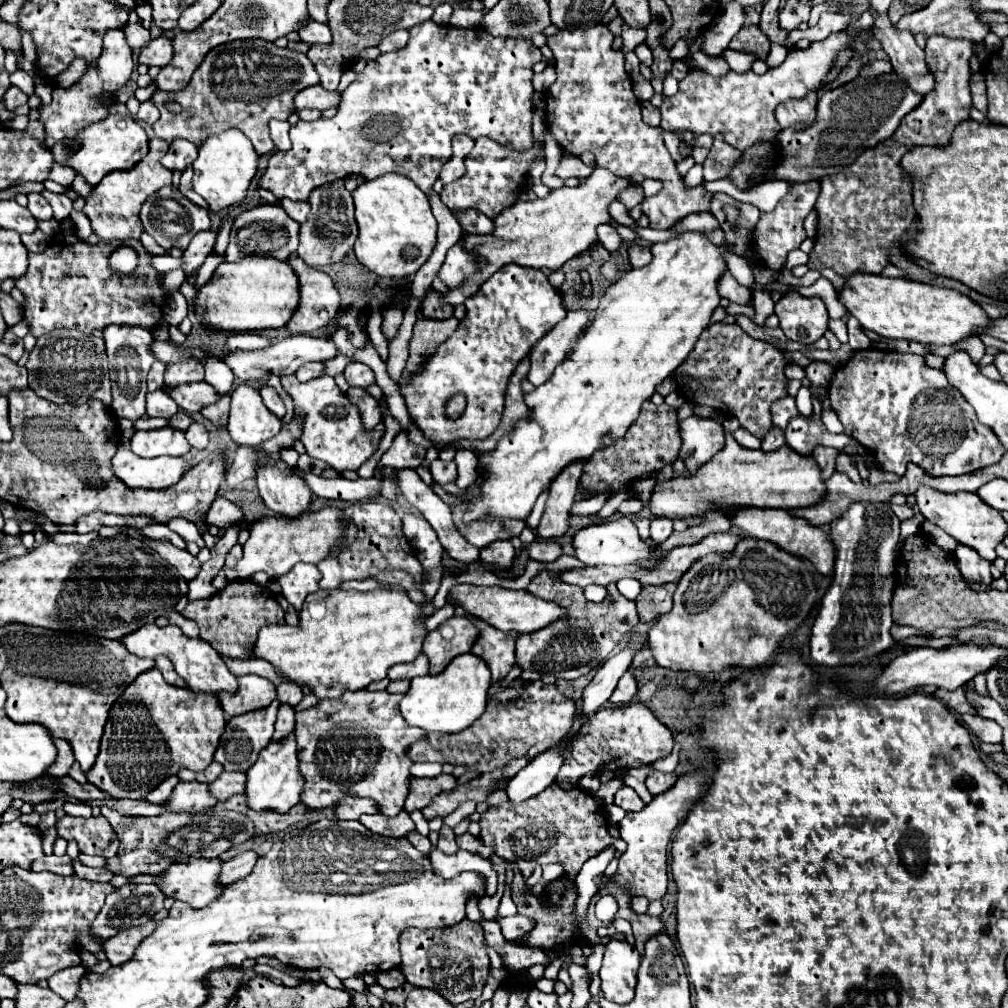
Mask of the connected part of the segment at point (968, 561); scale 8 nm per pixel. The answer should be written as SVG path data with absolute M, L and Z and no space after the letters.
M957 545L957 549L953 553L957 557L961 577L965 579L967 585L971 585L971 583L991 585L993 583L993 575L989 571L991 565L983 557L979 557L979 553L975 553L975 549L971 549L967 545Z

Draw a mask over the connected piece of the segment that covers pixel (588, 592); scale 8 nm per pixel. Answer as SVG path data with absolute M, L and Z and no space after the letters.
M590 585L584 589L585 598L588 601L599 603L606 596L607 590L605 586Z

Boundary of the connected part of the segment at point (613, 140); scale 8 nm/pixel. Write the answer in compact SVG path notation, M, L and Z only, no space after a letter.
M599 23L589 29L563 29L557 35L551 35L547 45L555 57L555 71L557 81L547 89L547 125L553 137L559 141L565 153L581 155L583 151L591 151L597 159L597 167L605 167L619 177L631 179L633 183L641 183L645 177L661 179L663 189L659 195L653 195L642 202L642 212L649 217L651 229L667 229L675 225L679 219L687 217L689 213L709 211L711 193L707 193L701 185L693 189L685 189L683 177L677 173L675 161L671 159L665 143L663 143L663 129L651 127L641 119L641 103L633 93L633 81L625 71L625 55L619 49L613 49L613 33L607 25Z

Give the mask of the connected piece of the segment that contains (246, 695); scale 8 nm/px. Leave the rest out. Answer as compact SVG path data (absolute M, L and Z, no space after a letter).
M249 673L237 677L237 681L239 689L235 693L217 693L221 707L229 717L267 707L275 699L275 685L265 677Z

